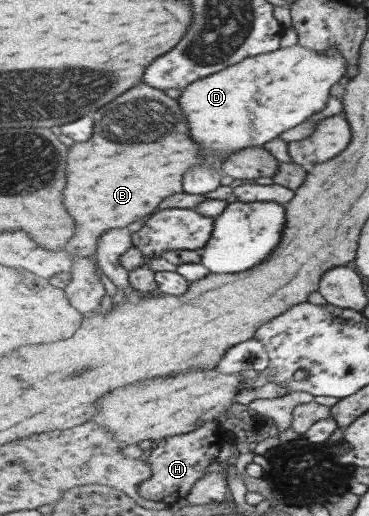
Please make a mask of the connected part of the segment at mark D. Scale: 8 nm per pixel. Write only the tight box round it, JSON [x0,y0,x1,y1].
[178,43,348,150]

